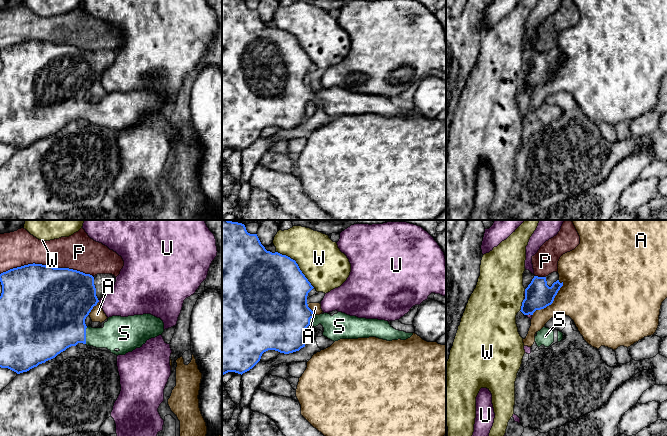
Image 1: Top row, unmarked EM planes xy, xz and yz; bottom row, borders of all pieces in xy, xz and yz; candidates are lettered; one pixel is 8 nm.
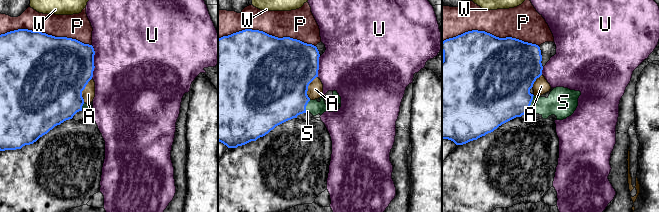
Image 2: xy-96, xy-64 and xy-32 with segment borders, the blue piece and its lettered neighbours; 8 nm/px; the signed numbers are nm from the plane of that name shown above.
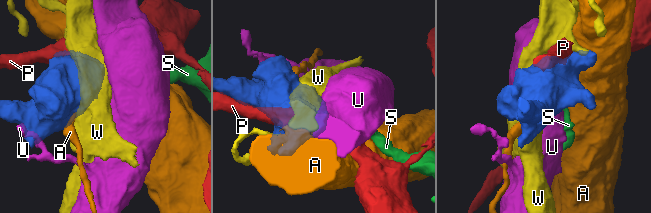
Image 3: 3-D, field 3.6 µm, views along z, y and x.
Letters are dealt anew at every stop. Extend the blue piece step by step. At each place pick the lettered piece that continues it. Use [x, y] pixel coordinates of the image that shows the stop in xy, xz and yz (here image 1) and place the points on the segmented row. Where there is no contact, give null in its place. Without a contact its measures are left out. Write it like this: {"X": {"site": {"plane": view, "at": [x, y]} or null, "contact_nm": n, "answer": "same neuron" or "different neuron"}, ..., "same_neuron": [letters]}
{"A": {"site": {"plane": "yz", "at": [552, 302]}, "contact_nm": 380, "answer": "different neuron"}, "P": {"site": {"plane": "xy", "at": [45, 265]}, "contact_nm": 750, "answer": "different neuron"}, "S": {"site": {"plane": "xy", "at": [85, 335]}, "contact_nm": 140, "answer": "same neuron"}, "U": {"site": {"plane": "yz", "at": [528, 314]}, "contact_nm": 50, "answer": "different neuron"}, "W": {"site": {"plane": "xz", "at": [297, 265]}, "contact_nm": 420, "answer": "different neuron"}, "same_neuron": ["S"]}

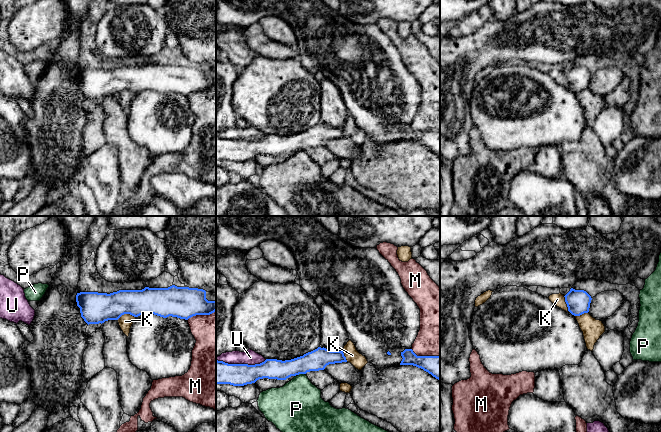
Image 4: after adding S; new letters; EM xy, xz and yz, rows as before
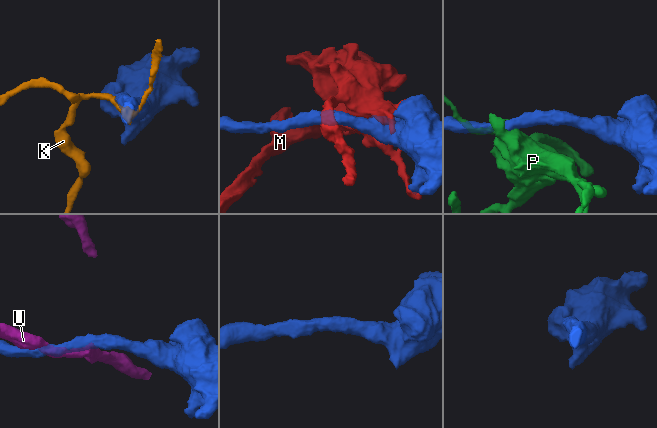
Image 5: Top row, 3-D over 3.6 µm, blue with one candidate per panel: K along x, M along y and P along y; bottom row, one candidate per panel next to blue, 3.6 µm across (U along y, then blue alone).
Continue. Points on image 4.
{"K": {"site": {"plane": "xy", "at": [126, 313]}, "contact_nm": 150, "answer": "different neuron"}, "M": {"site": {"plane": "xz", "at": [425, 356]}, "contact_nm": 240, "answer": "different neuron"}, "P": {"site": {"plane": "xz", "at": [301, 373]}, "contact_nm": 60, "answer": "different neuron"}, "U": {"site": {"plane": "xz", "at": [241, 364]}, "contact_nm": 400, "answer": "different neuron"}, "same_neuron": []}

